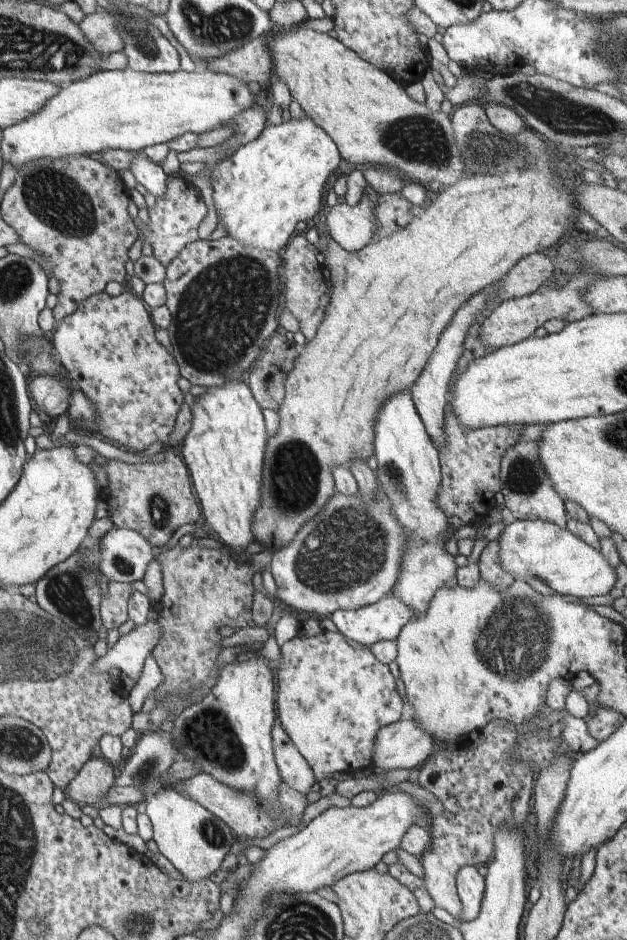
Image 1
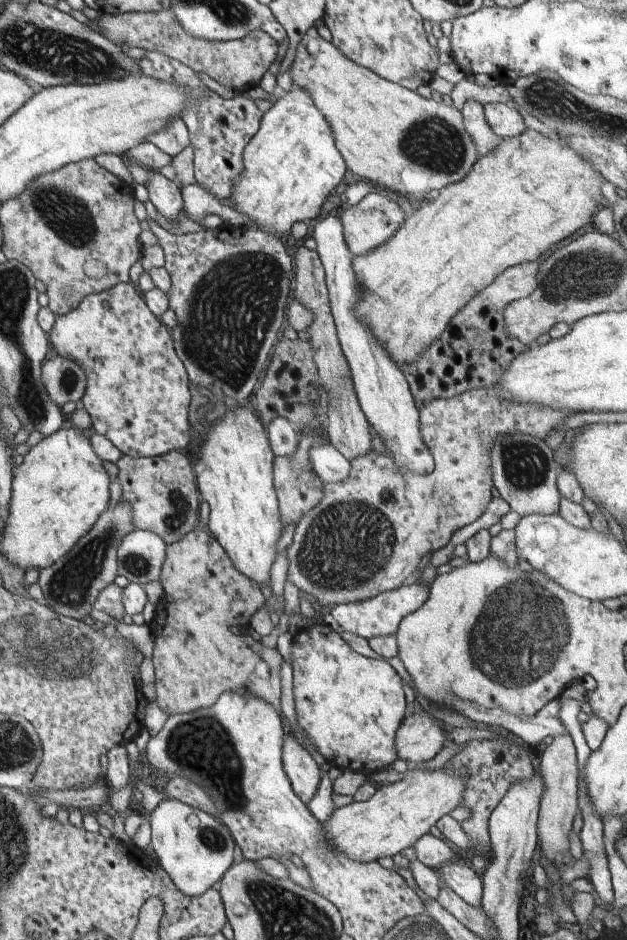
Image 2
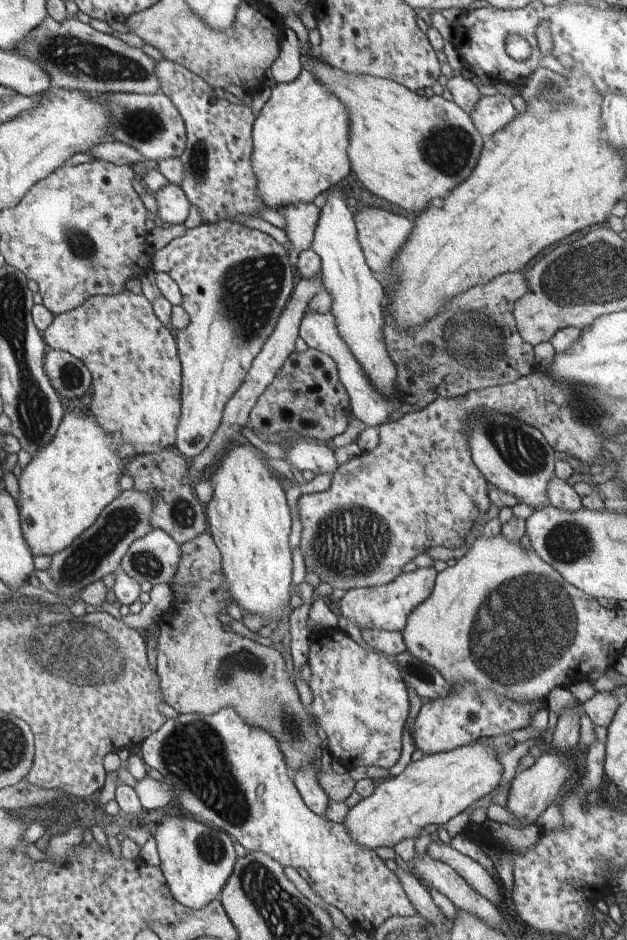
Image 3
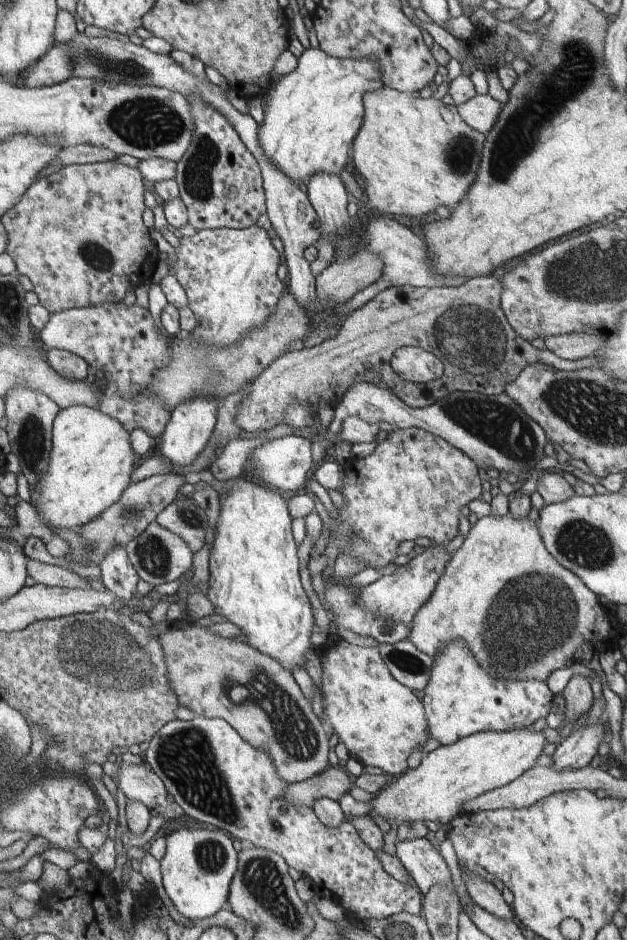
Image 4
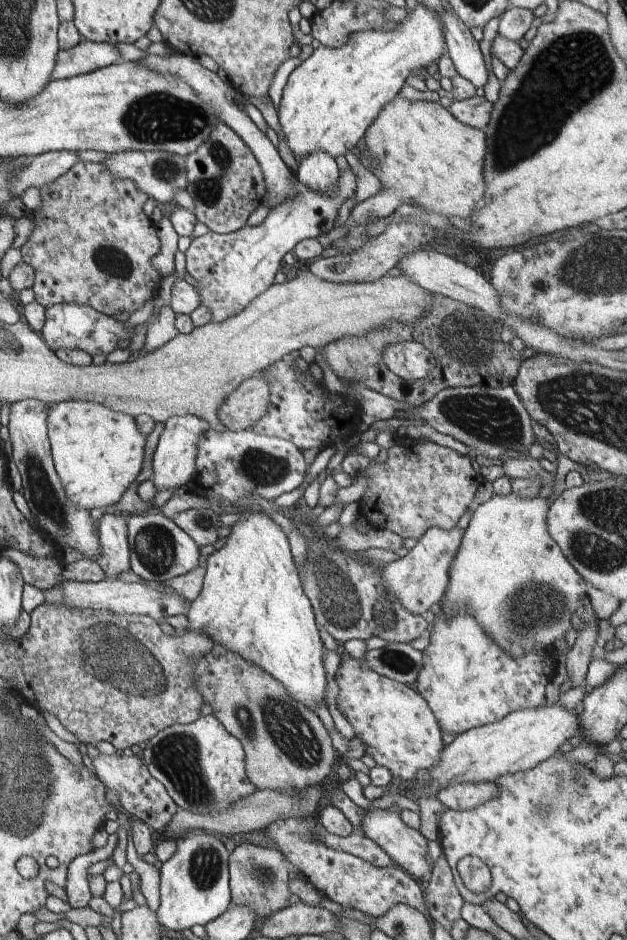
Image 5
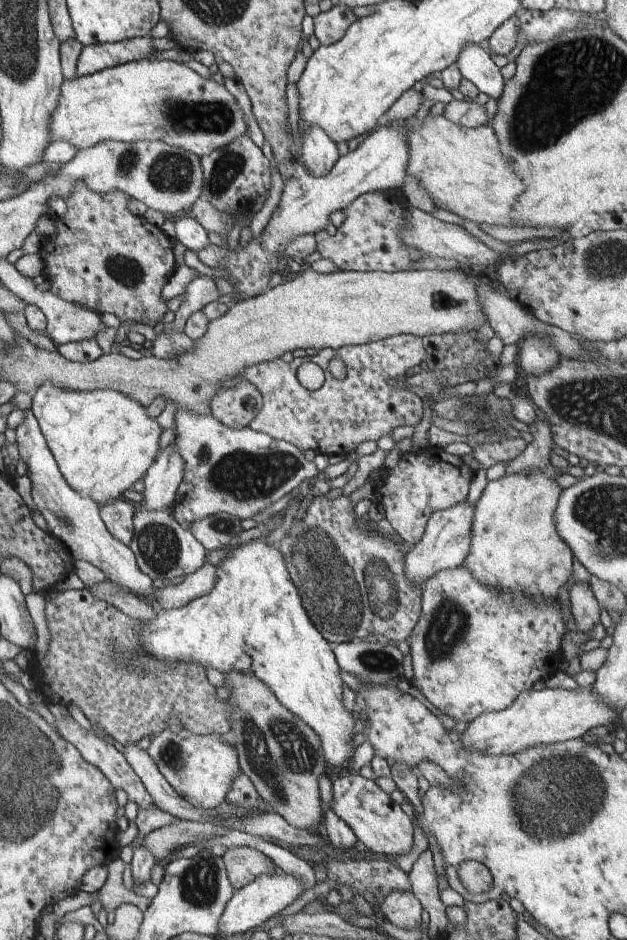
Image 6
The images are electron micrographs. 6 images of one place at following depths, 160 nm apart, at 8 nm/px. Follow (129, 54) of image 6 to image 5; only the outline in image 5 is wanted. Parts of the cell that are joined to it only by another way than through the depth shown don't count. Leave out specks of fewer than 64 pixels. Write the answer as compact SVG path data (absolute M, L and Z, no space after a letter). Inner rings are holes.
M82 41L70 50L62 50L57 58L53 80L75 78L94 70L118 64L121 54L115 43Z

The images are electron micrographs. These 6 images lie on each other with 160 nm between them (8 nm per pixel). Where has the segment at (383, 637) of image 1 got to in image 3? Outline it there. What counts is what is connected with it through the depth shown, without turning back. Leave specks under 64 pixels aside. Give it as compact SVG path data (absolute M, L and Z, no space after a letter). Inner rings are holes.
M440 566L418 568L416 571L400 573L392 582L377 587L350 589L340 599L340 614L346 620L354 622L358 628L402 631L408 615L422 604L432 592Z

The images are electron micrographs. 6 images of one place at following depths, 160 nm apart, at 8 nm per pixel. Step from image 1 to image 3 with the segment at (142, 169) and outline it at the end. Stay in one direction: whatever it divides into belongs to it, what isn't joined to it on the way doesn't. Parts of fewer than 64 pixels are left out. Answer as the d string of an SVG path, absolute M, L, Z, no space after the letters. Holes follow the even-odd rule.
M168 183L154 193L157 202L157 214L165 223L182 224L188 216L190 202L182 187Z

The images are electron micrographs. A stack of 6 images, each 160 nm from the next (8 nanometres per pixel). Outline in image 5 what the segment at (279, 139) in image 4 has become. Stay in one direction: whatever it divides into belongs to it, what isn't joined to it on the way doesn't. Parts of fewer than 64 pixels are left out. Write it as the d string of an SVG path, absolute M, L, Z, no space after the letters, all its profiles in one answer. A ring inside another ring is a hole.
M420 2L415 9L405 9L407 16L396 24L396 28L390 28L390 31L362 30L350 34L346 44L340 48L322 46L314 50L314 53L290 74L280 100L280 108L273 117L280 121L286 144L295 158L304 158L310 152L322 150L335 159L340 155L345 156L350 150L360 149L370 124L378 118L382 108L399 95L408 76L414 75L422 68L426 69L432 63L438 63L447 51L444 24L440 24L438 12L434 12L434 8L430 10L422 6Z

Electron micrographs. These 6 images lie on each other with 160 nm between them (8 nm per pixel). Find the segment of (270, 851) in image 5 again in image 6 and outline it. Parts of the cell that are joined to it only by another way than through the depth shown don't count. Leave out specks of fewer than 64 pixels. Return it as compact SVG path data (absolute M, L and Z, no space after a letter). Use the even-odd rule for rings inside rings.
M248 846L230 847L222 858L234 891L244 888L260 875L276 874L276 865L272 859Z

